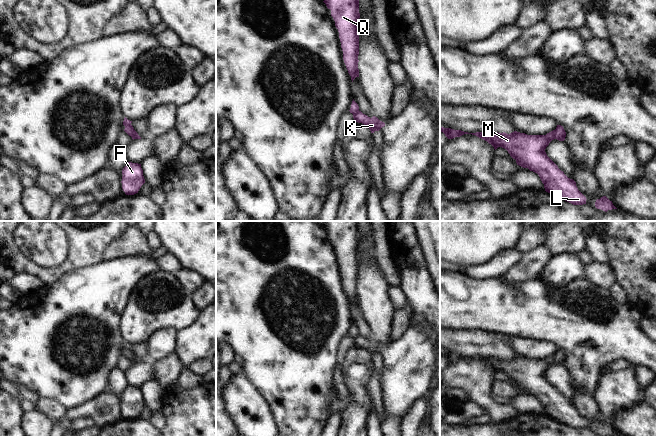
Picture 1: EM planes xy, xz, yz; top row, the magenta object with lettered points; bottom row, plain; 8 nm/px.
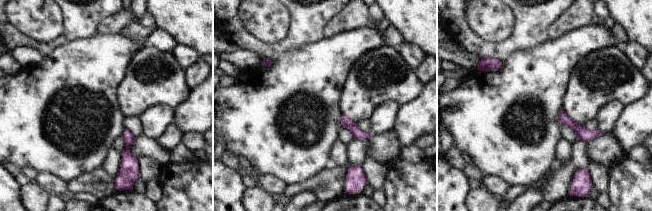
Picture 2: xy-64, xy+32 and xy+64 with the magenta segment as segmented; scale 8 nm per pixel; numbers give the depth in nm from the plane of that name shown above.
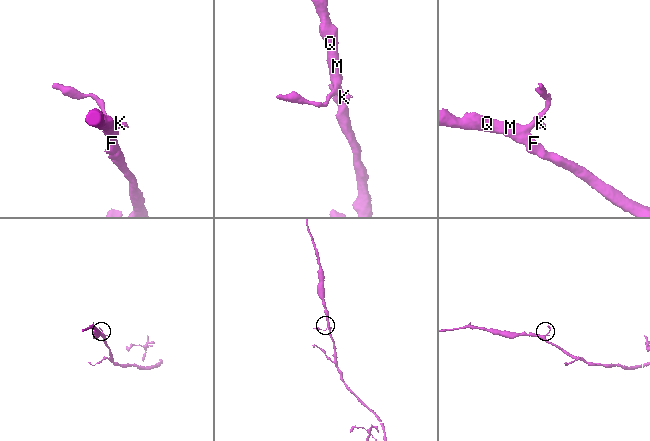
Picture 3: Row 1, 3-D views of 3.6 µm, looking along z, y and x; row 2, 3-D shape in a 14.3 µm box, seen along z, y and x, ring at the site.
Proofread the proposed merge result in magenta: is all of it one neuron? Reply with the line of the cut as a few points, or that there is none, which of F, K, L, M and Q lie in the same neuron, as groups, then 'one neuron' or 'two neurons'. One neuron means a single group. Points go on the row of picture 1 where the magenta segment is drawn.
yz (555, 130), (554, 138) | F L M Q / K | two neurons

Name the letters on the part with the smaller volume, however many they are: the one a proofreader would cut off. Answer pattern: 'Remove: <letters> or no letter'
Remove: K

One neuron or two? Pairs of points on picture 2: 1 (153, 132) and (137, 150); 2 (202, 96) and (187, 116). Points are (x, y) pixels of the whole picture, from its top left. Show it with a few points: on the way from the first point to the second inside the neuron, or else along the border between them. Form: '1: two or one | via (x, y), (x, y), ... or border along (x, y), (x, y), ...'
1: two | border along (144, 135), (155, 140)
2: one | via (202, 101), (192, 111)

